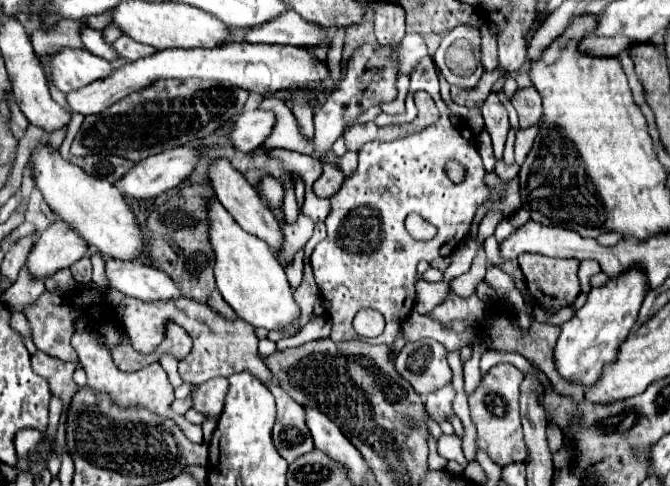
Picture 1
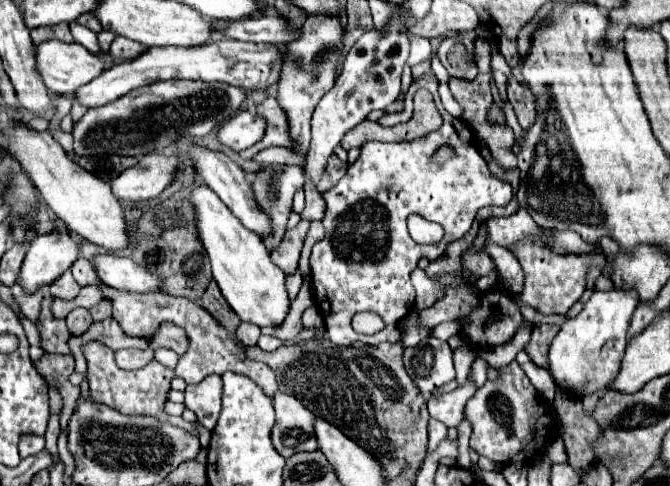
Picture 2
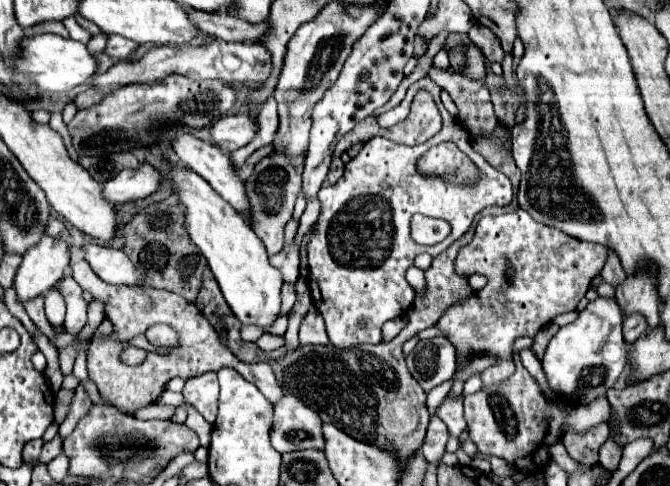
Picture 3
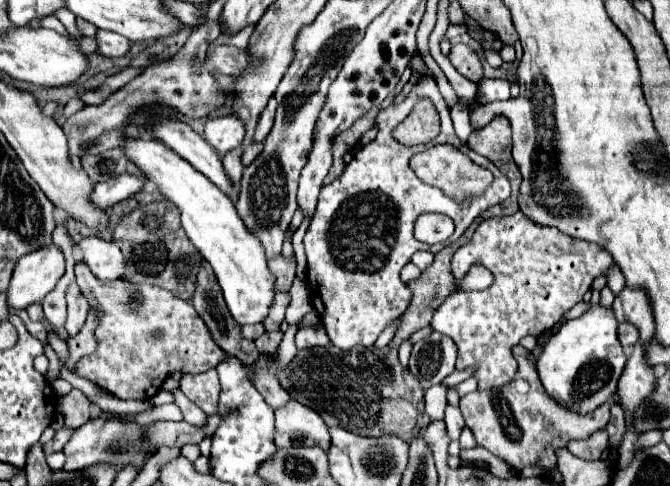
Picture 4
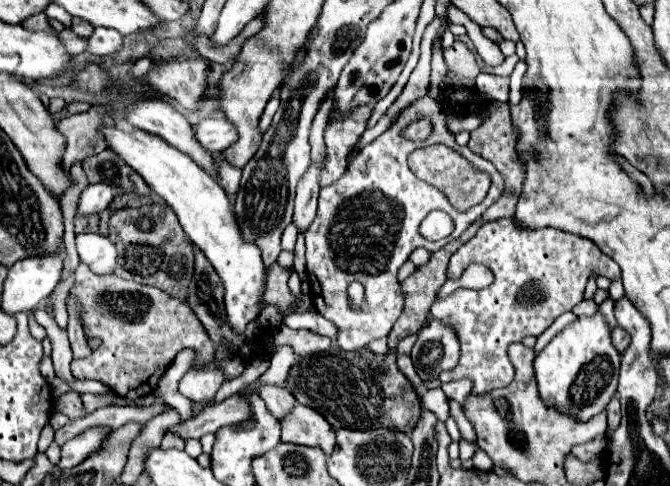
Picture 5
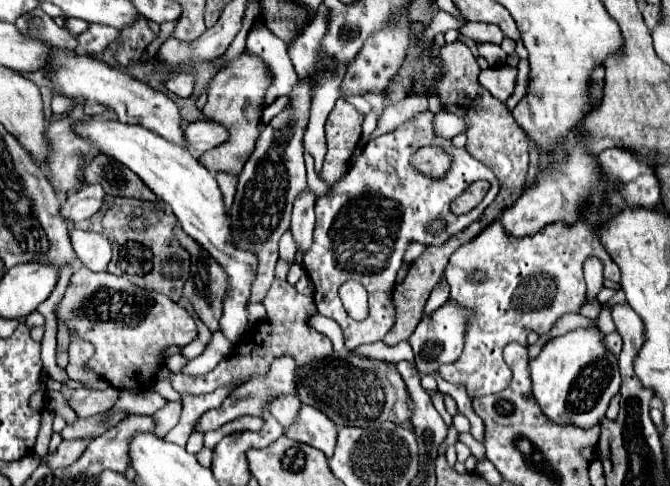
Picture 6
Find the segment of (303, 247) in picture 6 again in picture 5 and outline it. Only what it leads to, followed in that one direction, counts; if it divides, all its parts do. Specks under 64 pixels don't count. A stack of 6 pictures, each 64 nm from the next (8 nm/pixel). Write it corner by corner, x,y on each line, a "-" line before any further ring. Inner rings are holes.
310,164
308,172
304,174
304,180
300,180
300,188
296,190
292,222
296,224
300,234
306,234
308,226
312,224
312,218
316,216
316,200
318,200
318,190
320,190
320,184
318,184
320,170
322,170
322,164

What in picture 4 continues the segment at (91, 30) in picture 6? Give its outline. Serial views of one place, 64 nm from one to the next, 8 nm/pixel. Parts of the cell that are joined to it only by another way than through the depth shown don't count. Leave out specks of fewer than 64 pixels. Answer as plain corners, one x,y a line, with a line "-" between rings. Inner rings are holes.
98,30
96,34
96,52
102,56
124,56
130,48
130,40
108,30

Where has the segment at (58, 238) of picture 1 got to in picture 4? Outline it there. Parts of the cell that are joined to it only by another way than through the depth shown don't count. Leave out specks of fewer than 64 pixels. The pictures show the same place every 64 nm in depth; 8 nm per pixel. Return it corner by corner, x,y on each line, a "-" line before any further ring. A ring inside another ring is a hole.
50,244
20,258
14,266
8,286
8,308
24,310
34,302
42,302
64,274
64,256
58,246

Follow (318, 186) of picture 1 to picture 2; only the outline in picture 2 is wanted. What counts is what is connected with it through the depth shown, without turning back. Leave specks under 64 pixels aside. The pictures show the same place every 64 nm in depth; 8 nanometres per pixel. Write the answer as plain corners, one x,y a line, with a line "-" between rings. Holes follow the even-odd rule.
332,156
328,160
328,168
324,172
324,180
320,180
318,192
326,192
326,188
332,188
340,180
340,176
344,176
344,172
346,172
346,164
336,160
336,156

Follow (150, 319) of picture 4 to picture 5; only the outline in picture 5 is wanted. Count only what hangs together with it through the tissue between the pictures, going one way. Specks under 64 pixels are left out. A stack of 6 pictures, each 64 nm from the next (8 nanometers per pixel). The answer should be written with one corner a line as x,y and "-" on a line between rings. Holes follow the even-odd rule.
86,264
76,268
74,278
70,298
82,306
80,324
84,334
100,340
100,346
88,358
74,362
72,370
76,378
100,380
118,396
136,398
156,388
160,376
182,348
196,350
196,360
192,366
212,360
214,344
188,304
152,286
136,284
114,274
94,274

